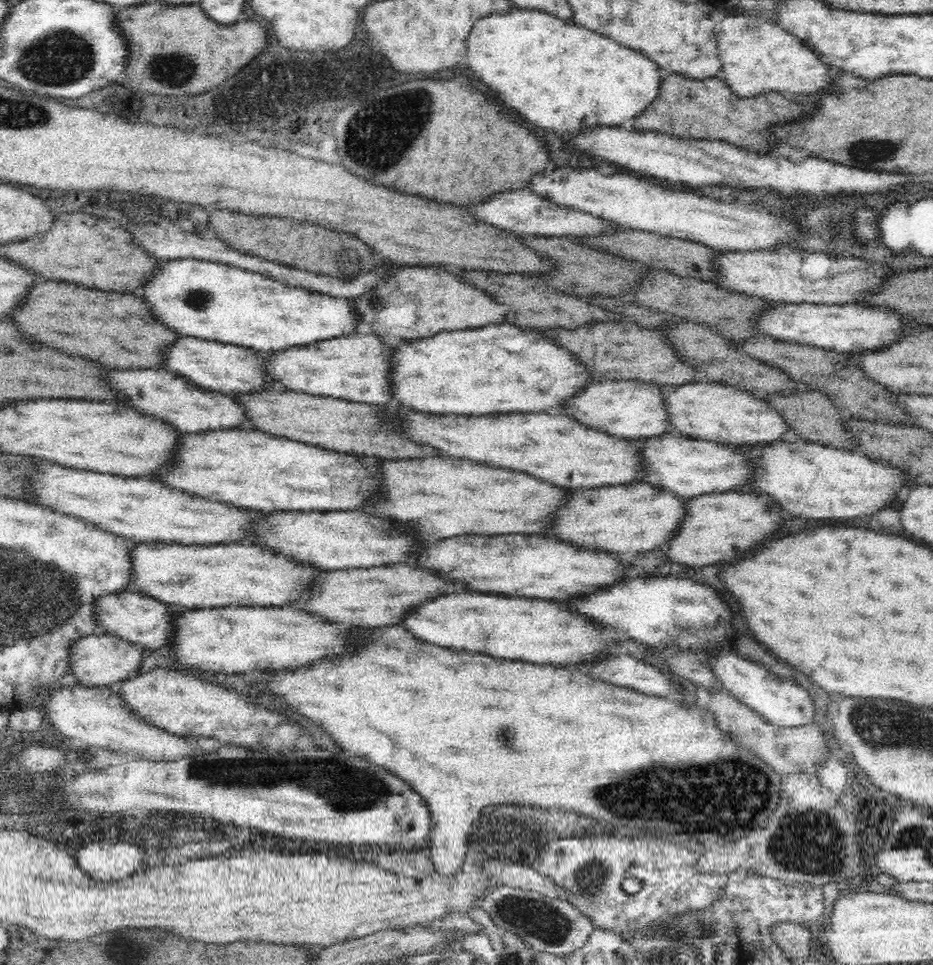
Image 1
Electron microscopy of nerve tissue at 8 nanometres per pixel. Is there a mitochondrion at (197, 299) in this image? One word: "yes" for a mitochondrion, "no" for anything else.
yes

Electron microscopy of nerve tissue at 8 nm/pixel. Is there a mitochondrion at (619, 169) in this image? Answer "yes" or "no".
no

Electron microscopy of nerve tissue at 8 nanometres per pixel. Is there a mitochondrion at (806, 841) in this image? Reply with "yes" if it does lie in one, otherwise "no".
yes

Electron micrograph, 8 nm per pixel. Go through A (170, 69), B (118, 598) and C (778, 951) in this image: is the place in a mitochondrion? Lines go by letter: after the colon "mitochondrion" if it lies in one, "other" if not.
A: mitochondrion
B: other
C: other

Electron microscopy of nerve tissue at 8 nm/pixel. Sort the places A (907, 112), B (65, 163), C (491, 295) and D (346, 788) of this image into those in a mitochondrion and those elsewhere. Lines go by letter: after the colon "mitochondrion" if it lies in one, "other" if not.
A: other
B: other
C: other
D: mitochondrion

